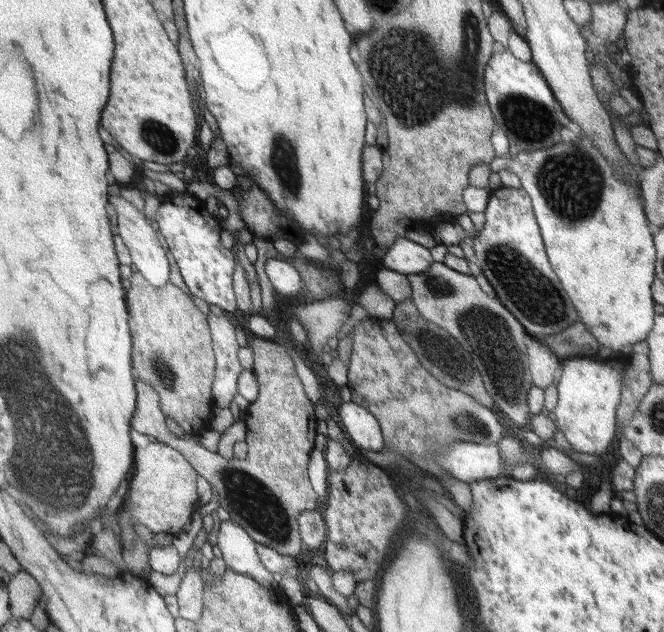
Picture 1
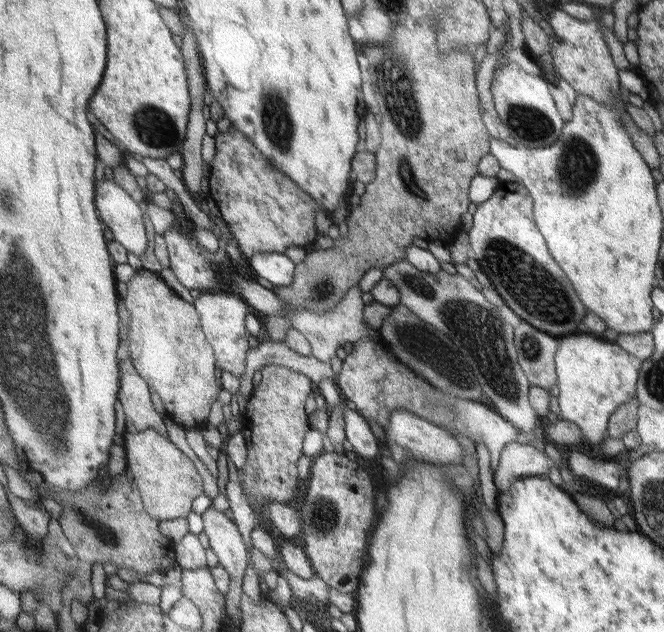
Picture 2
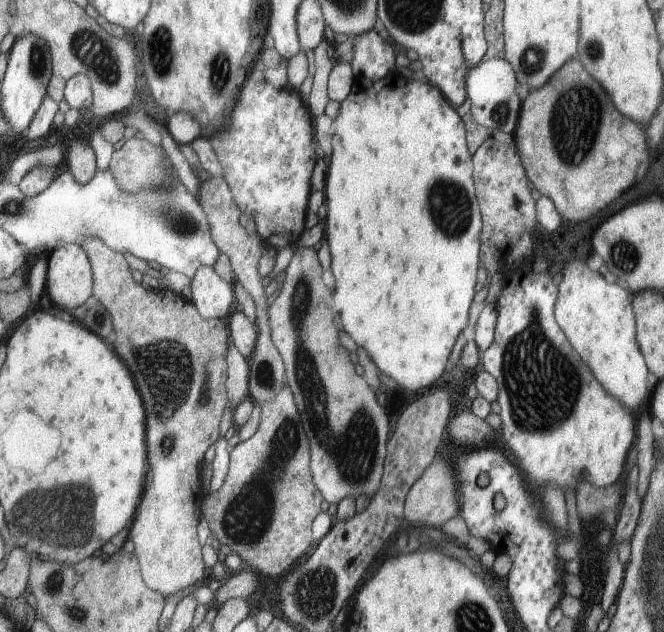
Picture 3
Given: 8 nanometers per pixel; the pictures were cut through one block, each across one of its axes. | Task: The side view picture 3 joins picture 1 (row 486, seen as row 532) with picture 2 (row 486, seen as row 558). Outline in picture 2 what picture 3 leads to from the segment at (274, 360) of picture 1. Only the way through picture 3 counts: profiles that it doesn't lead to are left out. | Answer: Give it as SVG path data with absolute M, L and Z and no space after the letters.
M268 364L259 371L261 379L242 405L238 429L246 445L245 464L240 468L240 485L255 514L265 513L267 503L293 500L299 481L295 462L302 455L304 434L310 429L304 402L308 394L315 392L306 376L284 366Z

